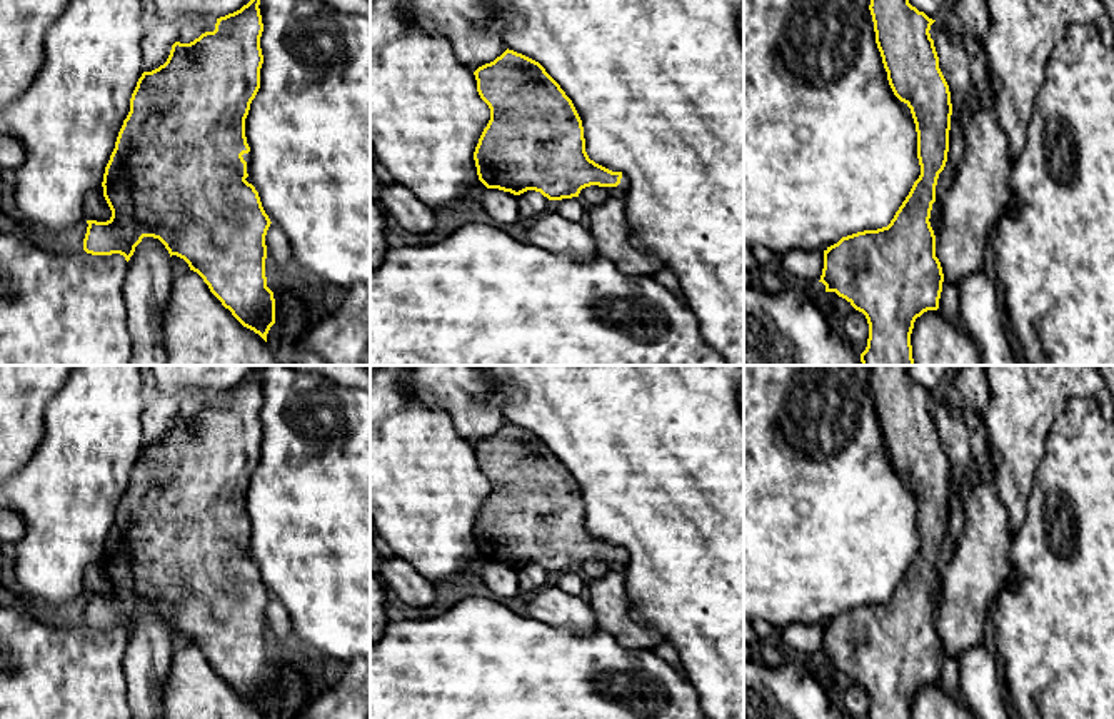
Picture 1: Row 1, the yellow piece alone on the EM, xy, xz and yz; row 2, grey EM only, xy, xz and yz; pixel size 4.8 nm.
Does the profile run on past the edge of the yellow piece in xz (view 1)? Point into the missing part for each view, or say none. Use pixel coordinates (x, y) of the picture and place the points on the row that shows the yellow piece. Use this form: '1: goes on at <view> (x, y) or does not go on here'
1: goes on at xz (622, 187)

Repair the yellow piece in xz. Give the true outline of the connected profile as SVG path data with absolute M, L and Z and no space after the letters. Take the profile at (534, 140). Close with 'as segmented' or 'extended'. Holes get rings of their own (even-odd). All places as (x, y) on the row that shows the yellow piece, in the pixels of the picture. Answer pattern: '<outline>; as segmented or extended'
M507 48L474 75L480 98L490 108L490 120L474 152L479 180L487 189L514 195L535 190L549 200L579 197L590 185L605 187L610 195L625 195L627 175L589 158L582 120L572 100L539 62Z; extended

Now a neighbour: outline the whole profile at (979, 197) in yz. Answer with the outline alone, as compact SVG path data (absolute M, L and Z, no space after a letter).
M989 73L977 88L977 107L964 132L964 155L941 199L936 257L944 280L956 287L984 269L991 229L1012 212L1009 178L1014 162L994 107L999 88Z

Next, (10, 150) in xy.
M0 132L0 167L17 170L23 163L23 147Z

